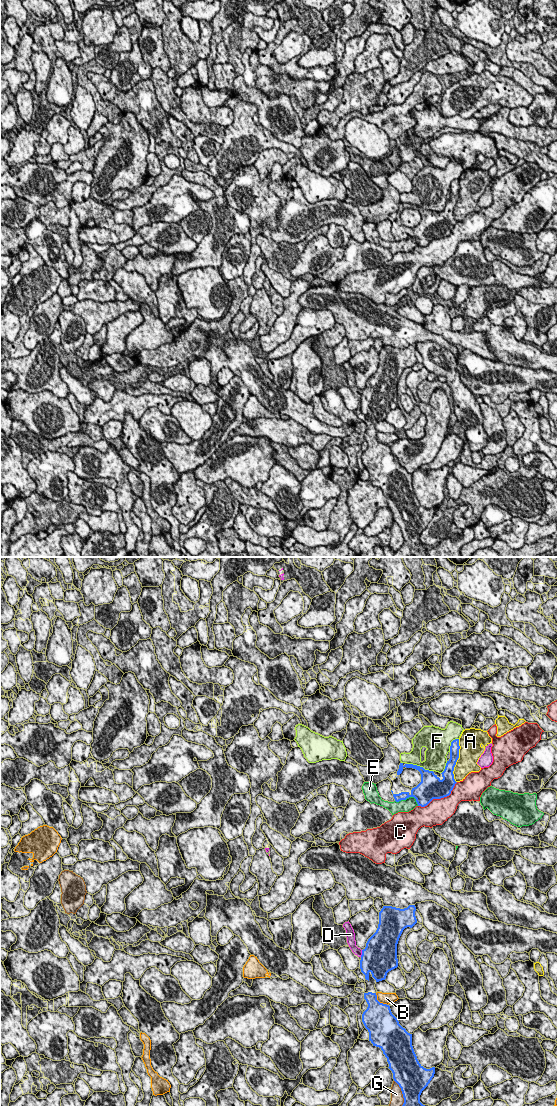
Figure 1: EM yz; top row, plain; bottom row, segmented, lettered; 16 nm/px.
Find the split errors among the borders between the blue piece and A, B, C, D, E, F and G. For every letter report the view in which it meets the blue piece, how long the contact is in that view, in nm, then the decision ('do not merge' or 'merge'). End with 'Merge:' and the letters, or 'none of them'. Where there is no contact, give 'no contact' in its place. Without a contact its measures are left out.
A: meets blue in yz; contact 380 nm long; do not merge
B: meets blue in yz; contact 280 nm long; do not merge
C: meets blue in yz; contact 750 nm long; do not merge
D: meets blue in yz; contact 120 nm long; do not merge
E: meets blue in yz; contact 400 nm long; do not merge
F: meets blue in yz; contact 440 nm long; do not merge
G: meets blue in yz; contact 440 nm long; do not merge
Merge: none of them

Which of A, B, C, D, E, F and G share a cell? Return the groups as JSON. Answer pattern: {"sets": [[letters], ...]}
{"sets": [["A"], ["B"], ["C"], ["D"], ["E"], ["F"], ["G"]]}

